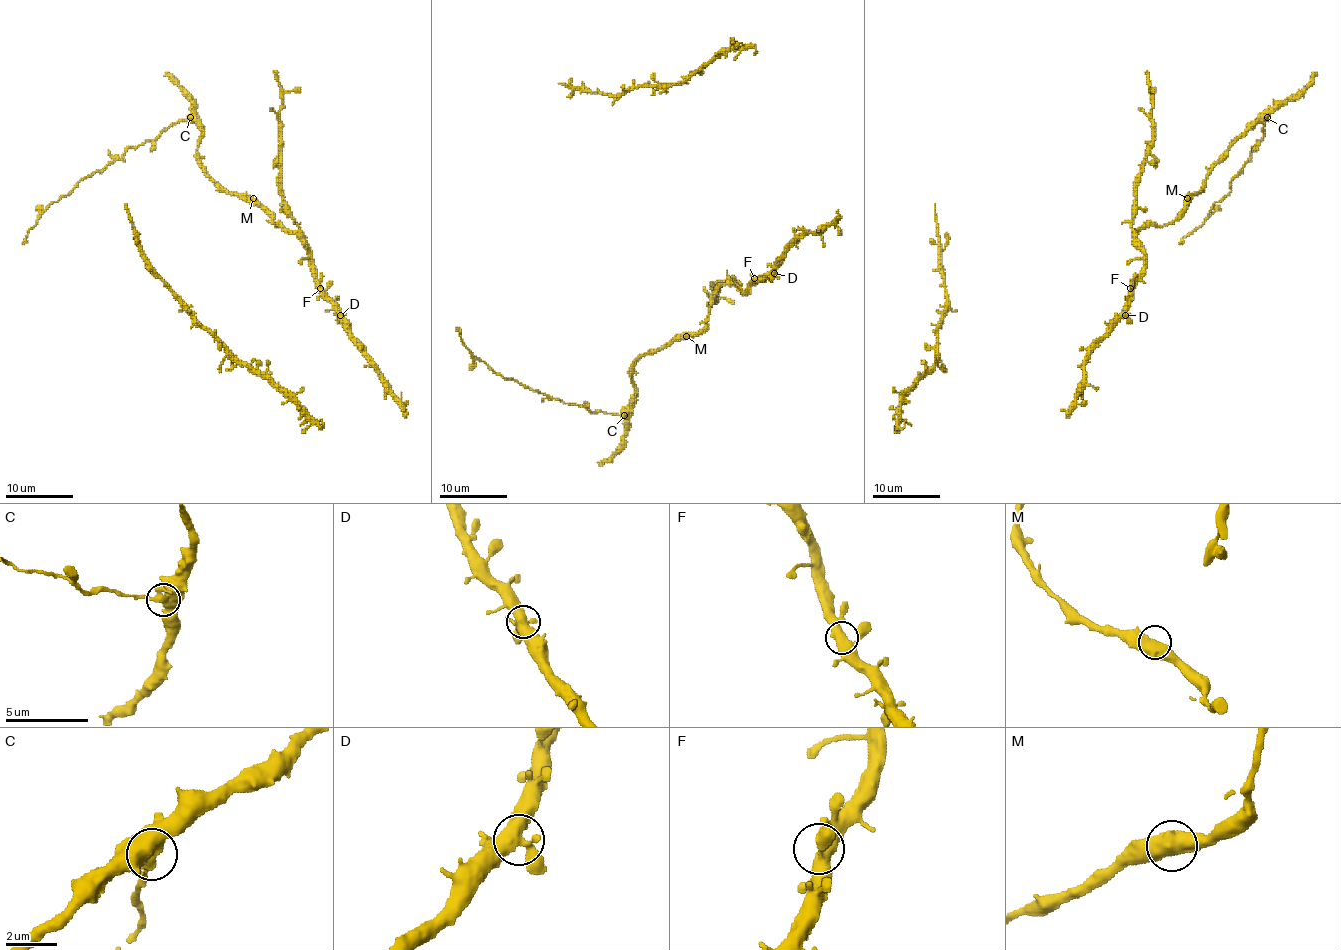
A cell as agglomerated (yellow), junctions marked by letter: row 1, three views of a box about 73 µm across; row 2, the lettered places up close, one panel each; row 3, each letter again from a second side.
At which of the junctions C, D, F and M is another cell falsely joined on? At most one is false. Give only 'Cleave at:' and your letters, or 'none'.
Cleave at: C

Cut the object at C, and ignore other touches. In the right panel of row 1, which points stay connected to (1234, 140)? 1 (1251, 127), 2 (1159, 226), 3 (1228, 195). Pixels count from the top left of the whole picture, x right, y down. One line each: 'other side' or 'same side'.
1: same side
2: same side
3: other side

